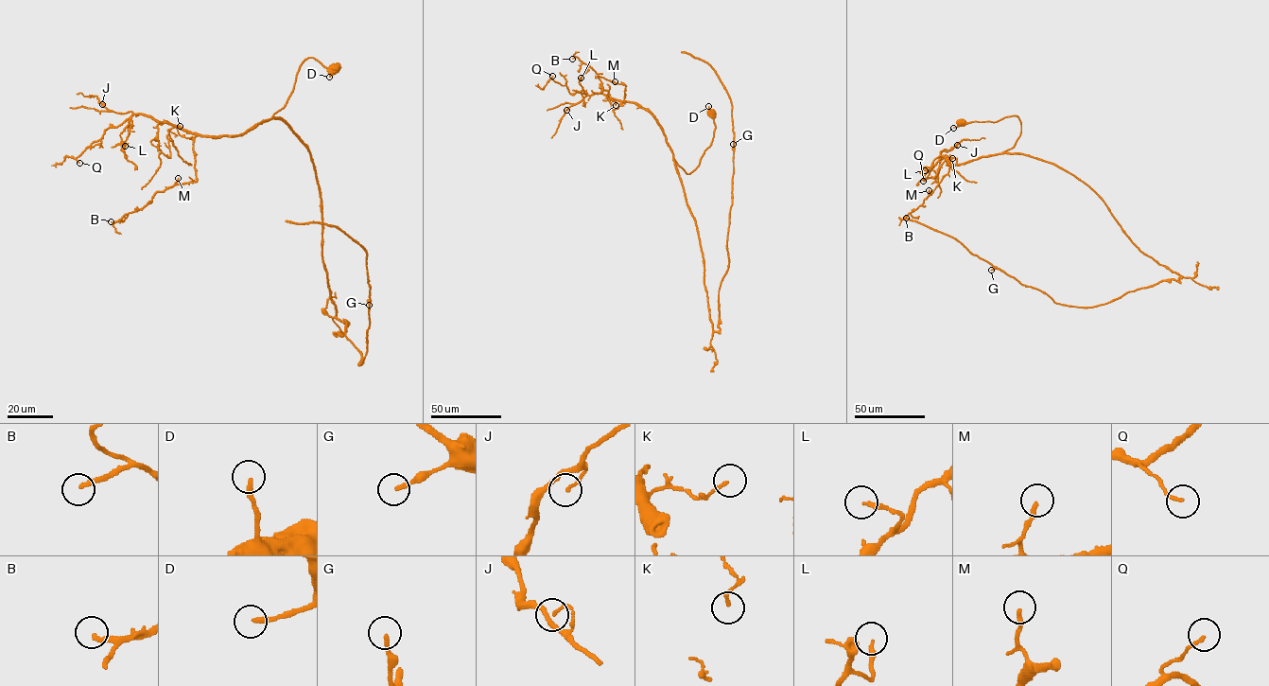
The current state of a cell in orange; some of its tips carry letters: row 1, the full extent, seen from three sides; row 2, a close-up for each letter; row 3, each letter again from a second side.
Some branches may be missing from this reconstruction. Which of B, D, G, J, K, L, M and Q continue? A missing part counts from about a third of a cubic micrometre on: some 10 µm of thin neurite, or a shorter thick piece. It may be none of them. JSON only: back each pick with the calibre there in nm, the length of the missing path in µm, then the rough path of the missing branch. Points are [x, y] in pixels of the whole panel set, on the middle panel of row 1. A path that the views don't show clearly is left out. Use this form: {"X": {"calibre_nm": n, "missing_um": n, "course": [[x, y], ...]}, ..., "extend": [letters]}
{"B": {"calibre_nm": 200, "missing_um": 30}, "G": {"calibre_nm": 170, "missing_um": 15, "course": [[733, 144], [732, 125]]}, "extend": ["B", "G"]}

